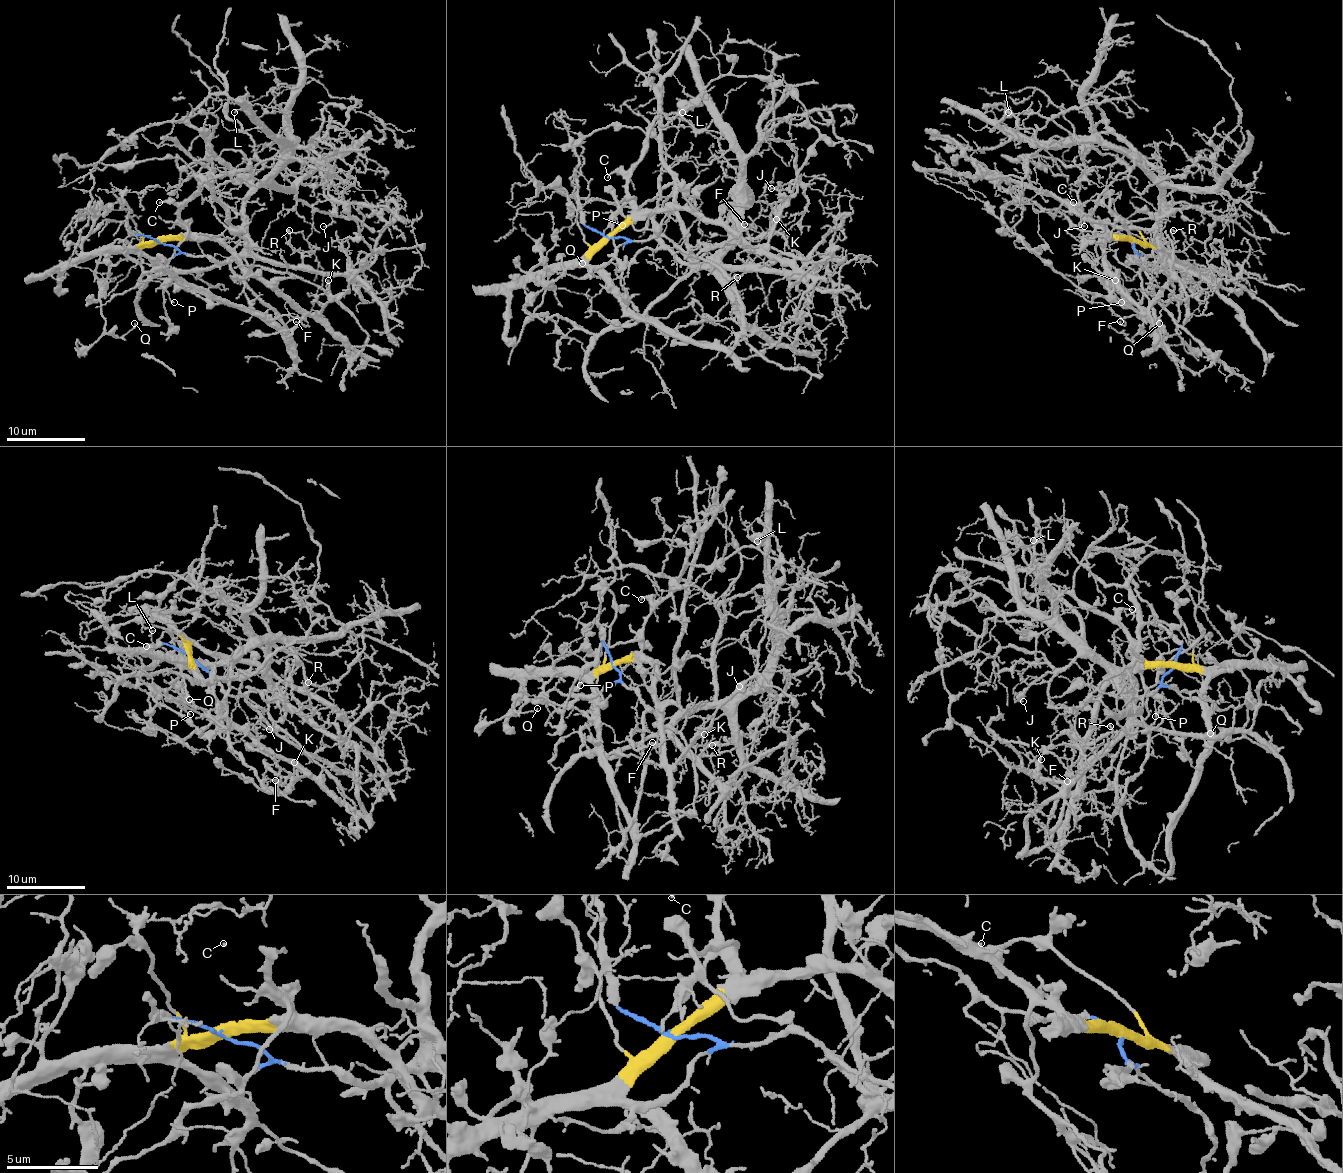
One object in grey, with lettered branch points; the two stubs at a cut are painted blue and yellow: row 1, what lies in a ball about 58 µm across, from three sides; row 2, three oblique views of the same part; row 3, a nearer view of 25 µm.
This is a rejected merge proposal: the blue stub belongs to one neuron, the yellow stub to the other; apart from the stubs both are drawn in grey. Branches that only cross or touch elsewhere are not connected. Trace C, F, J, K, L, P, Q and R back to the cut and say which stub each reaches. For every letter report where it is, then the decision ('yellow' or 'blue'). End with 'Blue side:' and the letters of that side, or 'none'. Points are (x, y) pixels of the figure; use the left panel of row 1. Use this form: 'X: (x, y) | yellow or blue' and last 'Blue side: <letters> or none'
C: (159, 202) | yellow
F: (296, 321) | blue
J: (323, 226) | blue
K: (328, 280) | yellow
L: (234, 112) | blue
P: (174, 302) | yellow
Q: (134, 323) | yellow
R: (289, 230) | blue
Blue side: F, J, L, R

